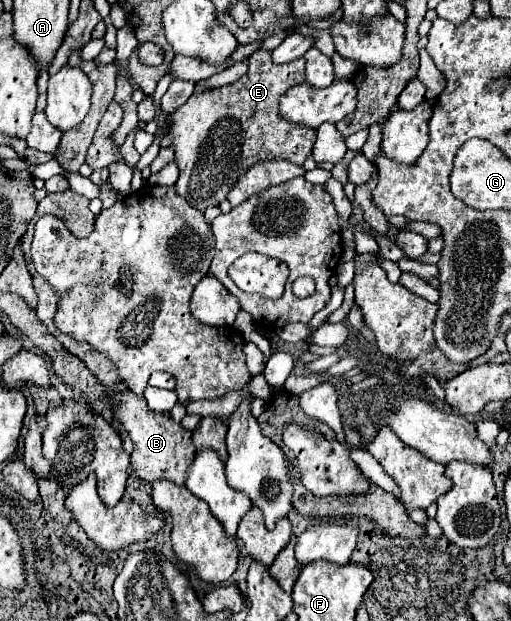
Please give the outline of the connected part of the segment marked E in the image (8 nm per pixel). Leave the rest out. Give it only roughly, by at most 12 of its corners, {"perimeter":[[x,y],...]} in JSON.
{"perimeter":[[249,56],[237,82],[167,118],[191,206],[259,160],[303,164],[317,134],[279,116],[305,58]]}

